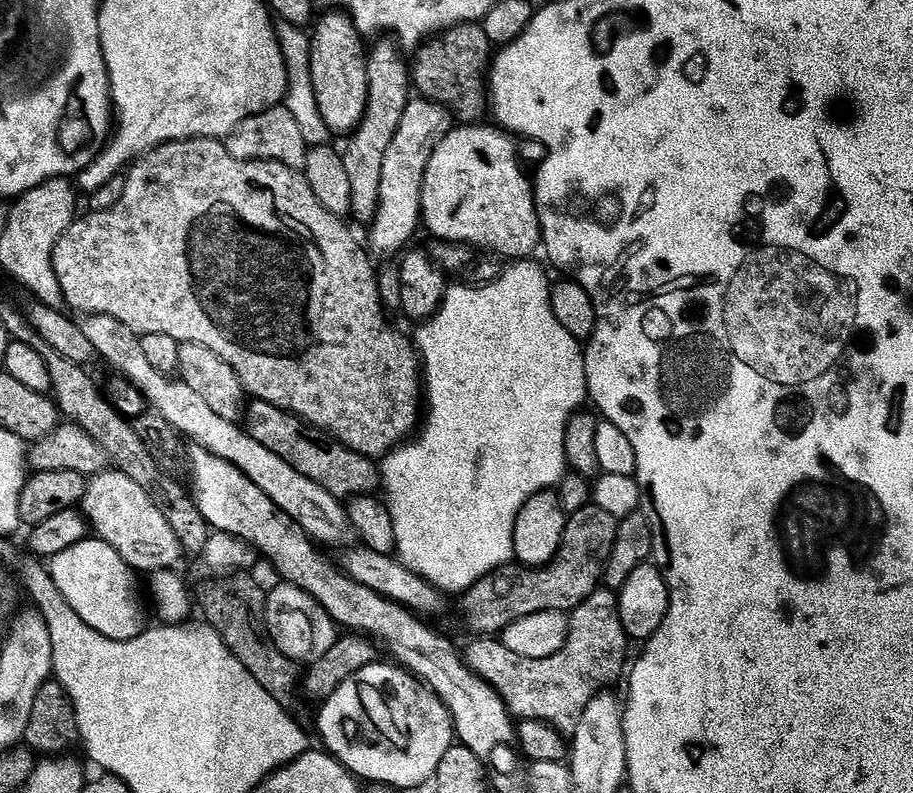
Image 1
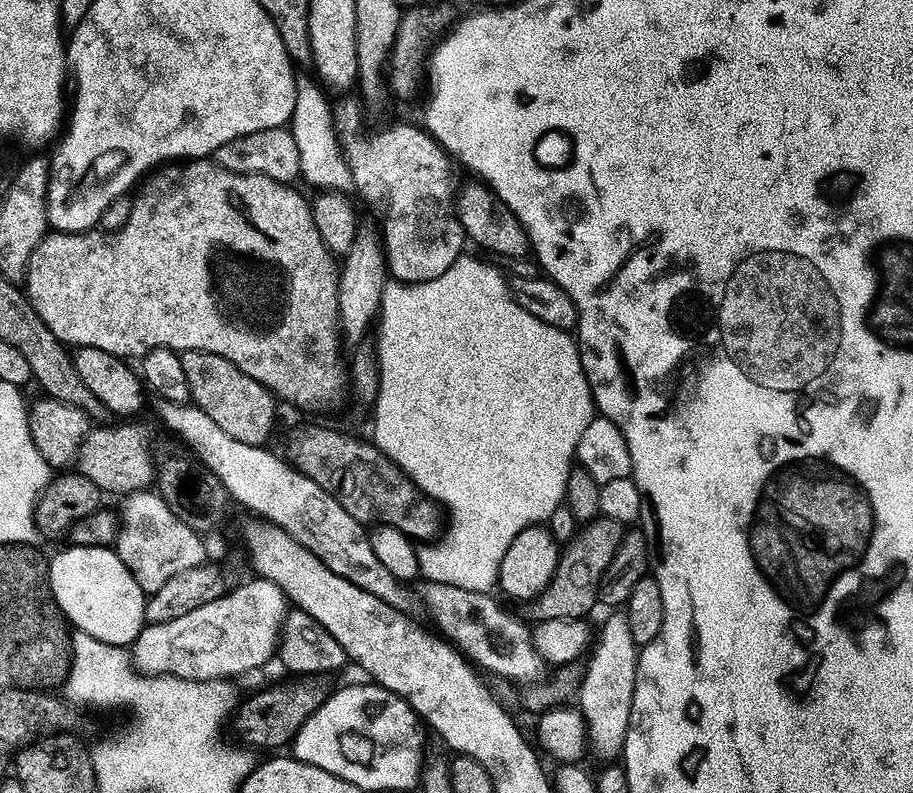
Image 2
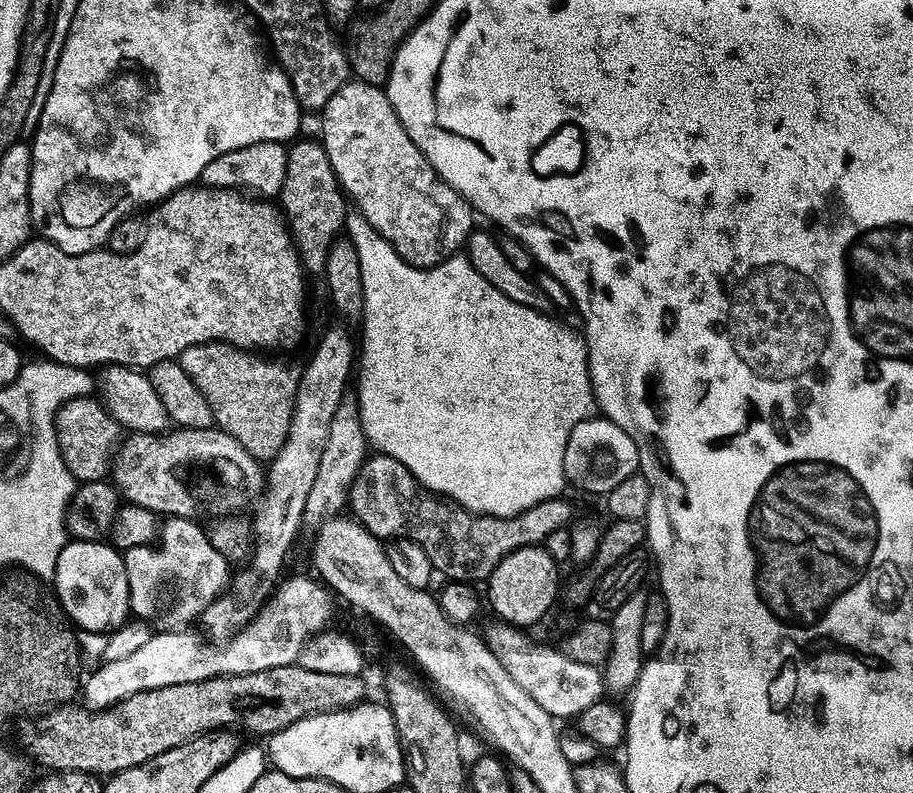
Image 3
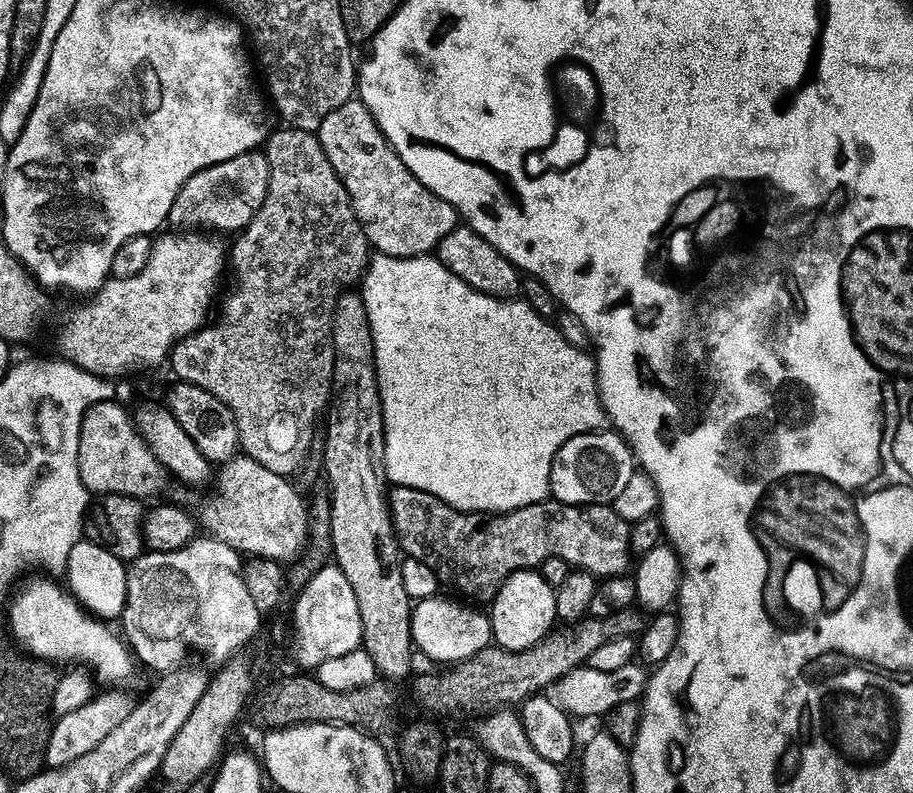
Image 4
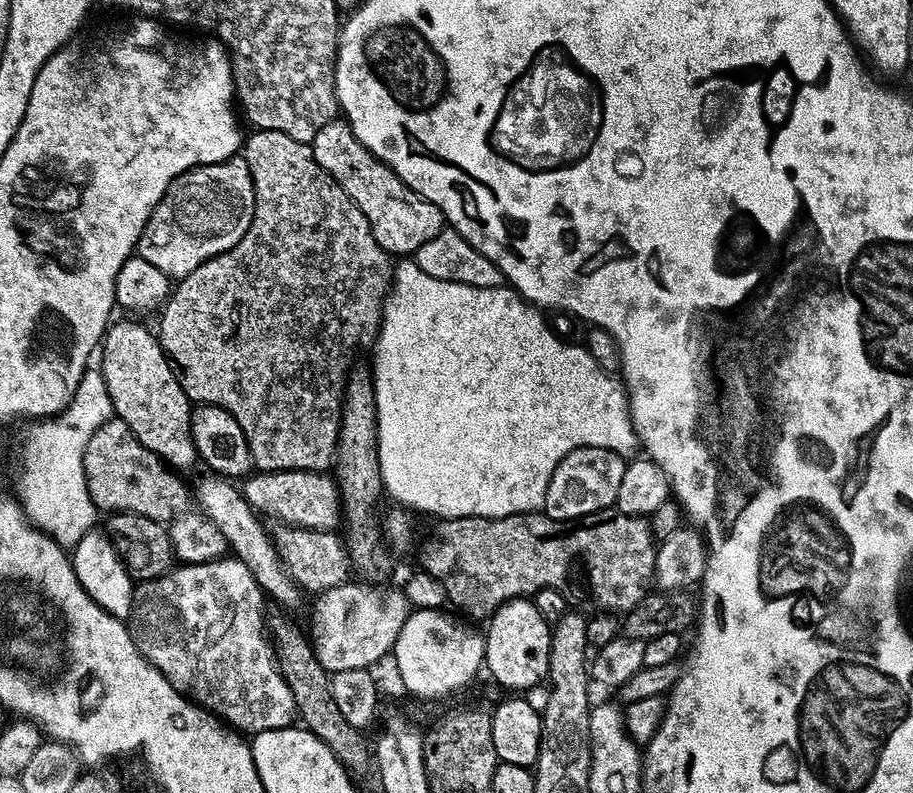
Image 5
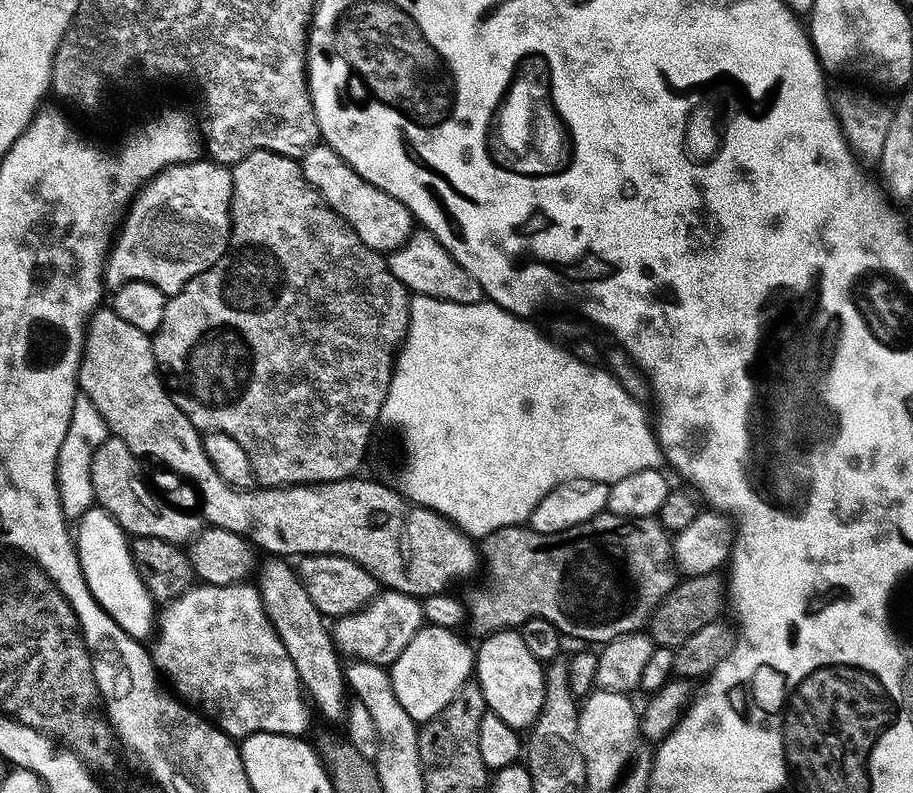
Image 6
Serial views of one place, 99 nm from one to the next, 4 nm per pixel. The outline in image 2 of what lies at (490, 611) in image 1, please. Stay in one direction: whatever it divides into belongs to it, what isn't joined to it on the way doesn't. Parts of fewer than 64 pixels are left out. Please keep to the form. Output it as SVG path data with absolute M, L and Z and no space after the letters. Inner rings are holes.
M598 515L585 523L575 534L574 538L563 545L558 566L535 600L527 605L528 612L533 616L533 621L553 620L582 620L589 614L592 607L597 607L597 592L599 582L604 571L610 566L619 548L620 540L625 536L625 525L614 522L614 518Z

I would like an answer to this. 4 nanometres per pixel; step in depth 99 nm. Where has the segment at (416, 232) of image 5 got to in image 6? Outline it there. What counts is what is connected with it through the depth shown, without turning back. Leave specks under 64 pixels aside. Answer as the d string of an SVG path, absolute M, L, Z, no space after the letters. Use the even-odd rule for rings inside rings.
M318 142L302 157L299 165L308 185L352 227L370 250L391 254L413 235L414 221L408 208L389 192L378 190L378 186L363 180L328 144Z

